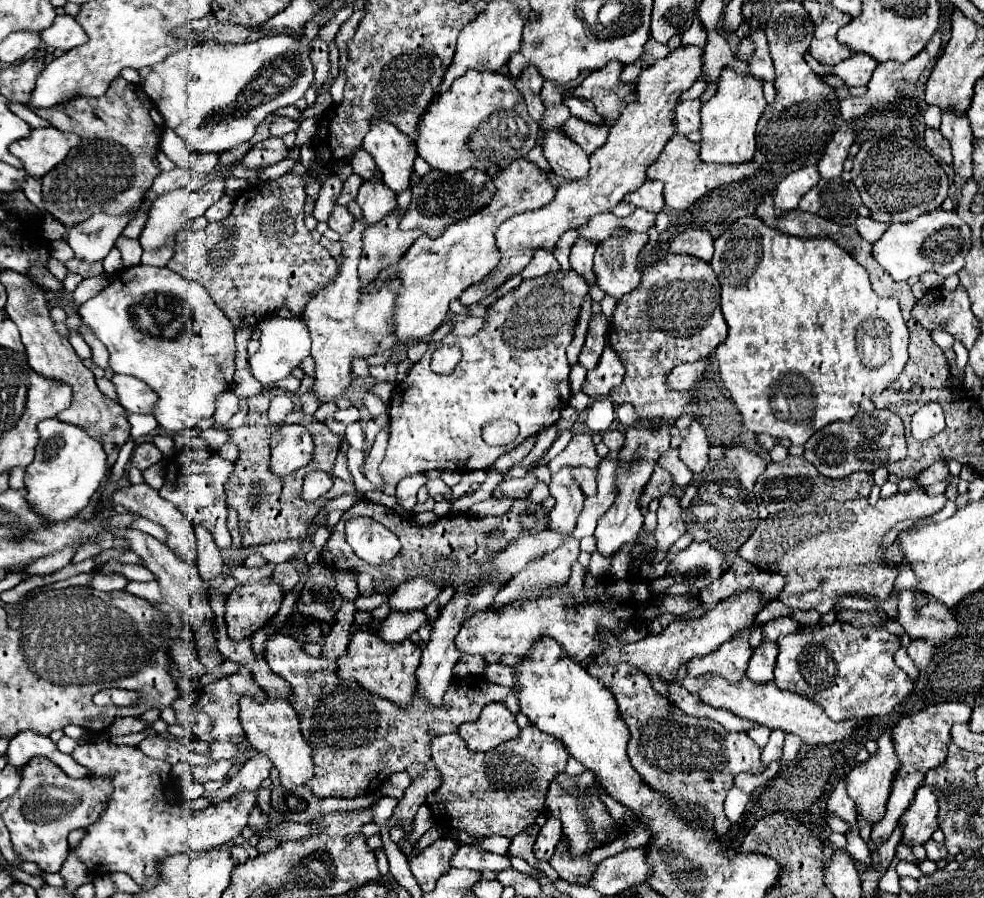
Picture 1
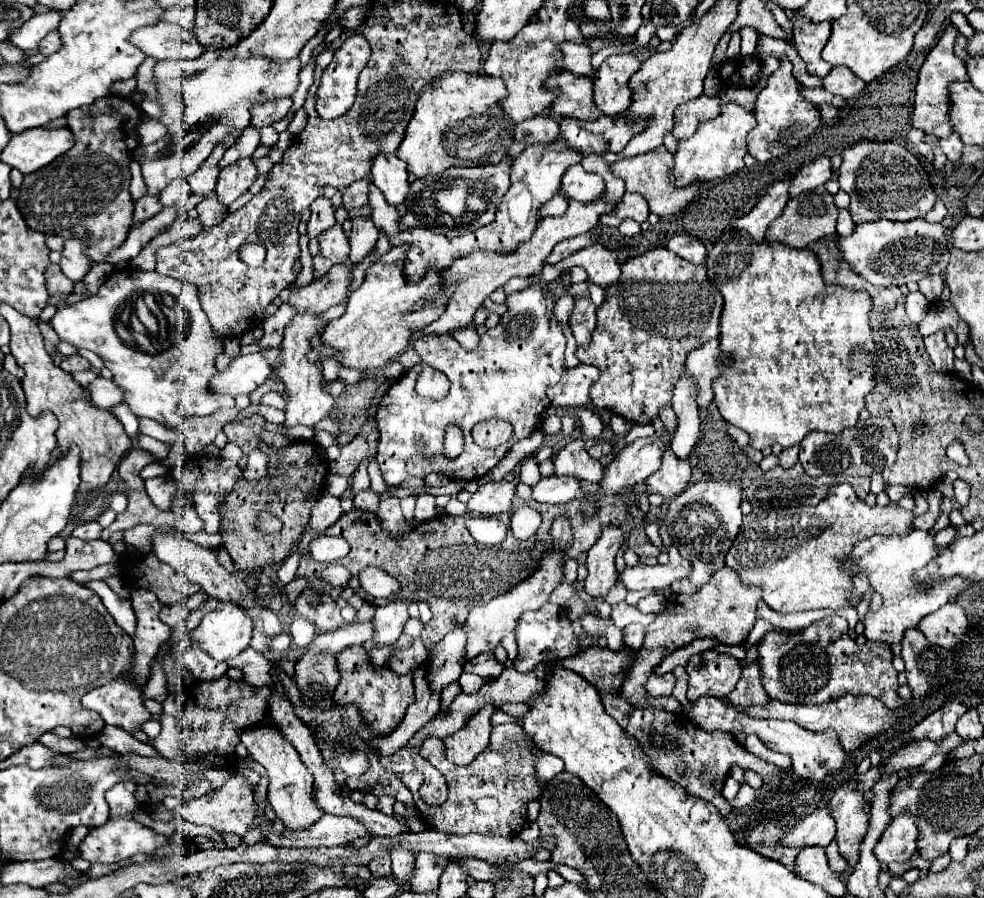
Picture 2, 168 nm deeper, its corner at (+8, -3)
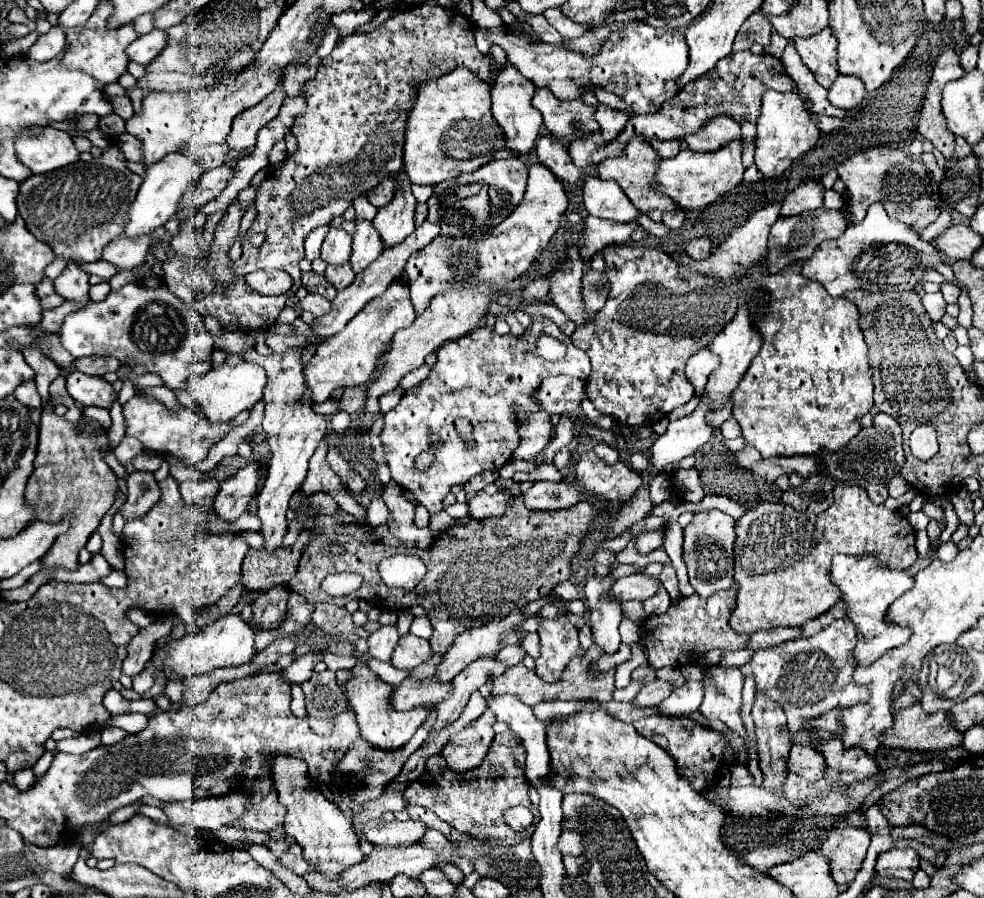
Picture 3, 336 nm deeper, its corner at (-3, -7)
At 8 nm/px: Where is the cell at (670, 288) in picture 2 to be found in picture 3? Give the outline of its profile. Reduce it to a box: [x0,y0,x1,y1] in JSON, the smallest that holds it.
[571,247,741,427]

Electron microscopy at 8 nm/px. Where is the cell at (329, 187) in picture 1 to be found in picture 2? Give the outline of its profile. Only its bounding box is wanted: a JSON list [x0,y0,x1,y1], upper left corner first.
[308,197,336,239]

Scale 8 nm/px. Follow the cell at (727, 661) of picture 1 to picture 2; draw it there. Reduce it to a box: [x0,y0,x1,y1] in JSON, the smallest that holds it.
[686,651,742,701]

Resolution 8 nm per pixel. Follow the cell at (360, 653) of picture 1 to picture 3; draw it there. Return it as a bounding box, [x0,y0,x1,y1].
[345,661,427,749]

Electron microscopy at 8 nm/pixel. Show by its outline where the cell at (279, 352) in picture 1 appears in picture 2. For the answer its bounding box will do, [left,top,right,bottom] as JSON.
[210,355,272,395]

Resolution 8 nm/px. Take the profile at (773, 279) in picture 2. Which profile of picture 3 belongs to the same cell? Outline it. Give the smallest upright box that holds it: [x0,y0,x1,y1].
[733,261,873,459]

